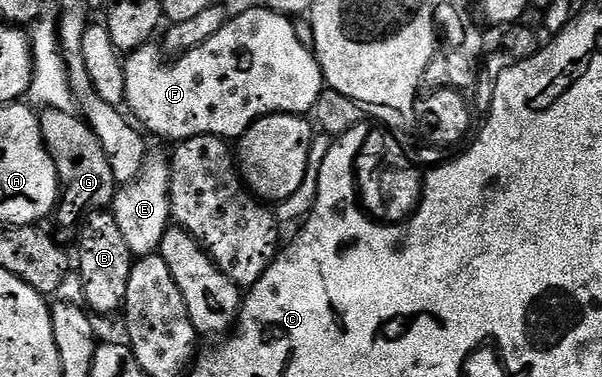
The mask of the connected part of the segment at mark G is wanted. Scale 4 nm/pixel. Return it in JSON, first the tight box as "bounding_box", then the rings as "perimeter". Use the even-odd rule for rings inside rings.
{"bounding_box":[38,108,116,217],"perimeter":[[[52,108],[39,115],[38,125],[58,175],[60,199],[56,205],[57,215],[81,217],[105,209],[113,201],[116,185],[112,178],[112,166],[108,166],[108,158],[90,125],[77,115]]]}

